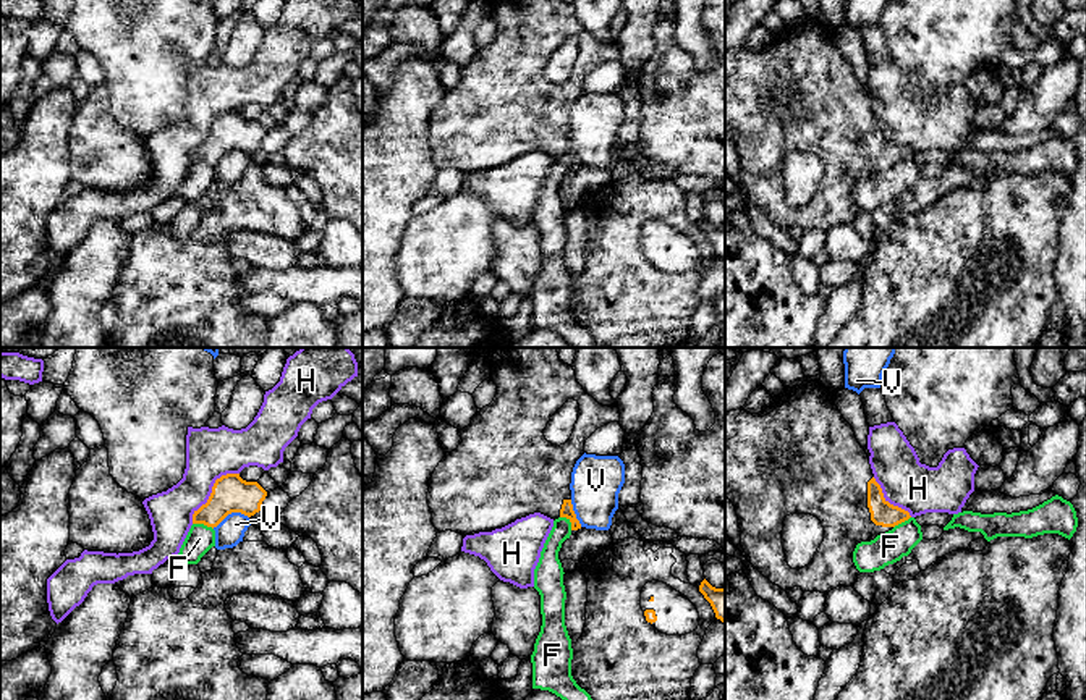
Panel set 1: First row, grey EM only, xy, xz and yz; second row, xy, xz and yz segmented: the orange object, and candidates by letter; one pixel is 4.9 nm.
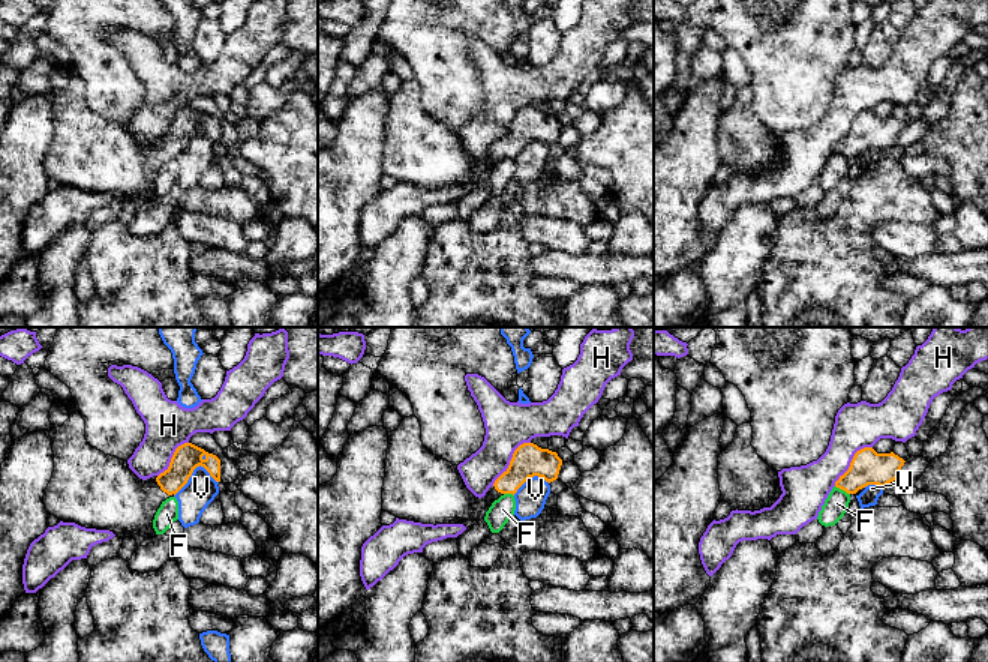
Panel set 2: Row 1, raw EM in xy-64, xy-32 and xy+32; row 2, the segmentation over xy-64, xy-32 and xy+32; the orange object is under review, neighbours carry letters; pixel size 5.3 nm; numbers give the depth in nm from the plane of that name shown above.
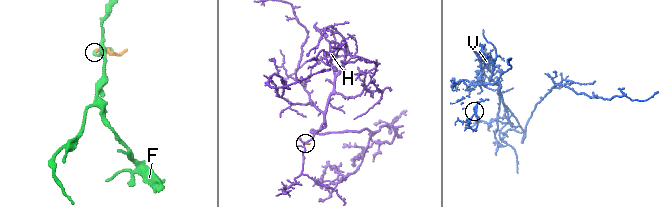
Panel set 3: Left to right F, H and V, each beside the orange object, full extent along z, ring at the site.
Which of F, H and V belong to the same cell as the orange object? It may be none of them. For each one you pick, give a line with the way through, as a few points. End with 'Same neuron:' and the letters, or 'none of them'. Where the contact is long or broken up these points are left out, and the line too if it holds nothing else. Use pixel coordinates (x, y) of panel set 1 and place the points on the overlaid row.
Same neuron: none of them

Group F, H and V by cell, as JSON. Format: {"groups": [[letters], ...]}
{"groups": [["F"], ["H"], ["V"]]}

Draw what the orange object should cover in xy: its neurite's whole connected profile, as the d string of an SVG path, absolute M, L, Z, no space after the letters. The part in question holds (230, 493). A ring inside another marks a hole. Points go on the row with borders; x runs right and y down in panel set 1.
M227 474L215 480L206 504L193 514L193 524L217 527L228 514L248 517L261 511L267 491L257 482L246 482L240 474Z

